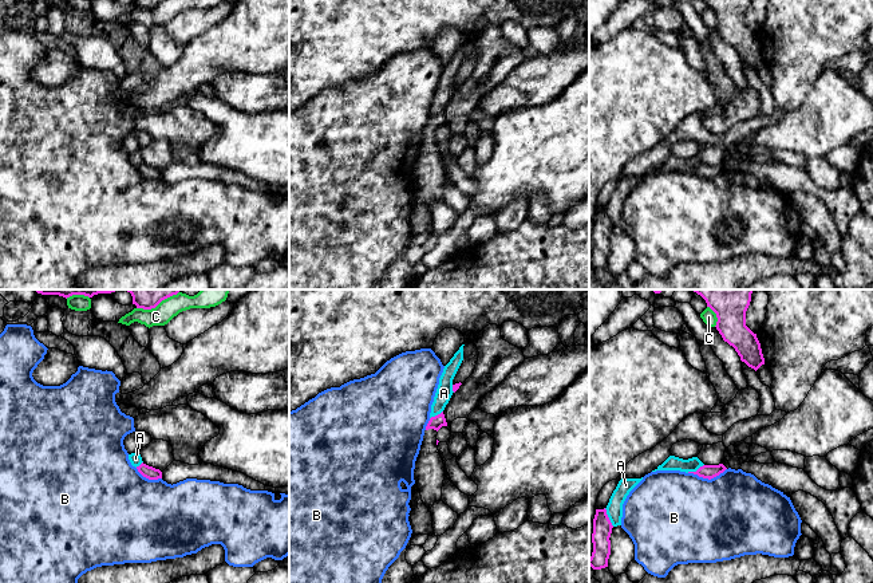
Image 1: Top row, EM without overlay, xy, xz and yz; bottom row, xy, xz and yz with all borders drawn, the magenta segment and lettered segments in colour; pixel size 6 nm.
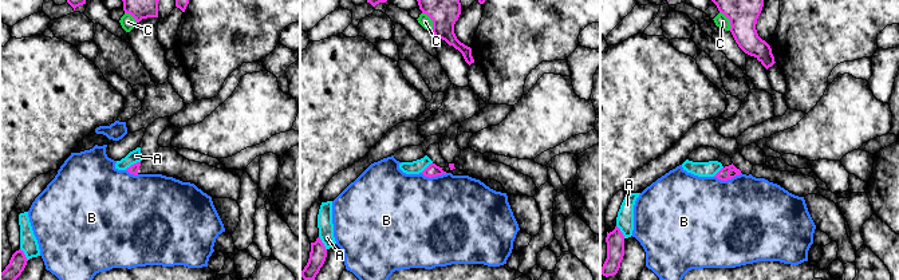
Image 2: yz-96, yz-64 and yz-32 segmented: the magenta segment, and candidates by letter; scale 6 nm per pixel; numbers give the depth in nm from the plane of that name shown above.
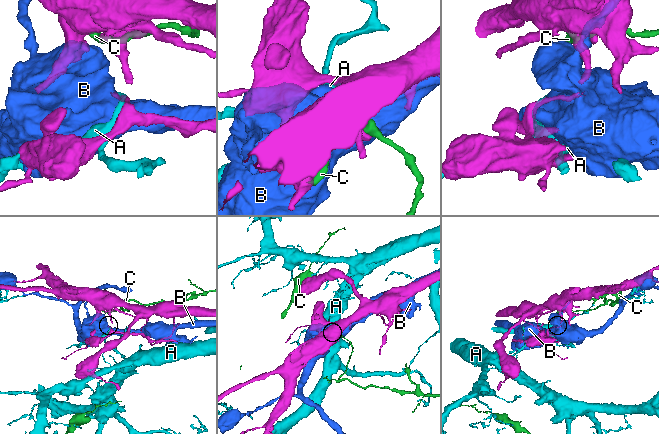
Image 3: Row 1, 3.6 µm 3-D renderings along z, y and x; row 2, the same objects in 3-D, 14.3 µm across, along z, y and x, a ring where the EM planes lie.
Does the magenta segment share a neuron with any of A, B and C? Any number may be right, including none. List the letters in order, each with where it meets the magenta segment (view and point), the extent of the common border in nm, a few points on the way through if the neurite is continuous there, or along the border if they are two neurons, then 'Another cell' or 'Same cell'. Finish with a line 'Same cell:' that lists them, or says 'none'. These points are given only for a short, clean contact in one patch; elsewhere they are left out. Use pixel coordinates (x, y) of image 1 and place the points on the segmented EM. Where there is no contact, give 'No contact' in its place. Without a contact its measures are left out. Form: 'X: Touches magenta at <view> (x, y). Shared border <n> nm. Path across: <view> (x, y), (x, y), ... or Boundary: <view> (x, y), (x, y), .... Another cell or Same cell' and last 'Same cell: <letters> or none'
A: Touches magenta at yz (696, 471). Shared border 120 nm. Another cell
B: Touches magenta at yz (707, 477). Shared border 240 nm. Another cell
C: Touches magenta at yz (717, 316). Shared border 140 nm. Another cell
Same cell: none

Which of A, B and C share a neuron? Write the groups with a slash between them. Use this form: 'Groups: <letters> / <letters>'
Groups: A / B / C

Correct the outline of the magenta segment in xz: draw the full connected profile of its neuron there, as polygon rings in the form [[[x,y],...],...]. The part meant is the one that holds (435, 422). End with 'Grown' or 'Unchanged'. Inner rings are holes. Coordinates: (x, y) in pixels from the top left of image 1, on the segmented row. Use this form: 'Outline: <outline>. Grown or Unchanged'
Outline: [[[443,411],[430,418],[414,469],[415,484],[428,509],[436,501],[442,501],[442,487],[446,477],[445,464],[438,450],[439,441],[436,440],[442,426],[447,426]]]. Grown

